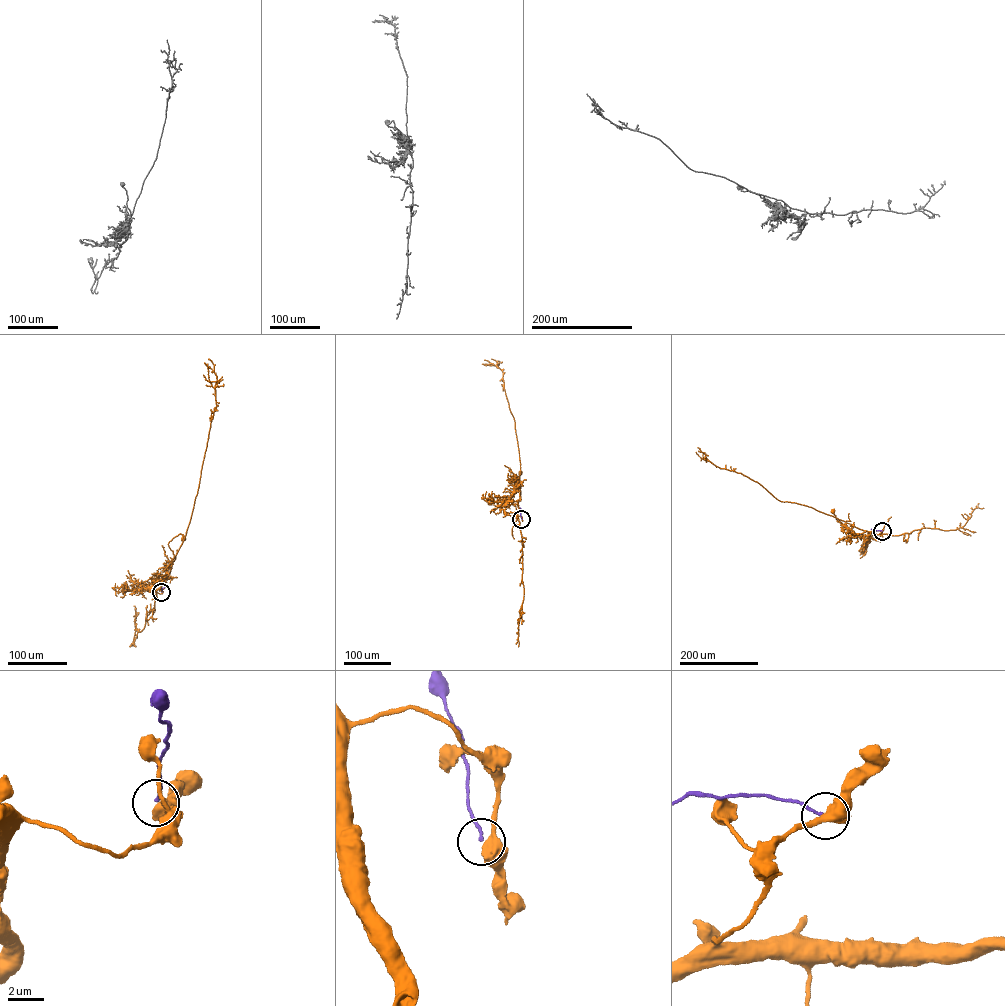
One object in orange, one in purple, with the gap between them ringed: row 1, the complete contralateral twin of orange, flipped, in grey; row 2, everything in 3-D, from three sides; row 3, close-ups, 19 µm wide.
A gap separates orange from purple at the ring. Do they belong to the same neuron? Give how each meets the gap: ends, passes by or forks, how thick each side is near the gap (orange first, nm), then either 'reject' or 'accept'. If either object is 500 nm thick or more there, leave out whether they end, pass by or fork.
calibres 500 and 150 nm; reject

